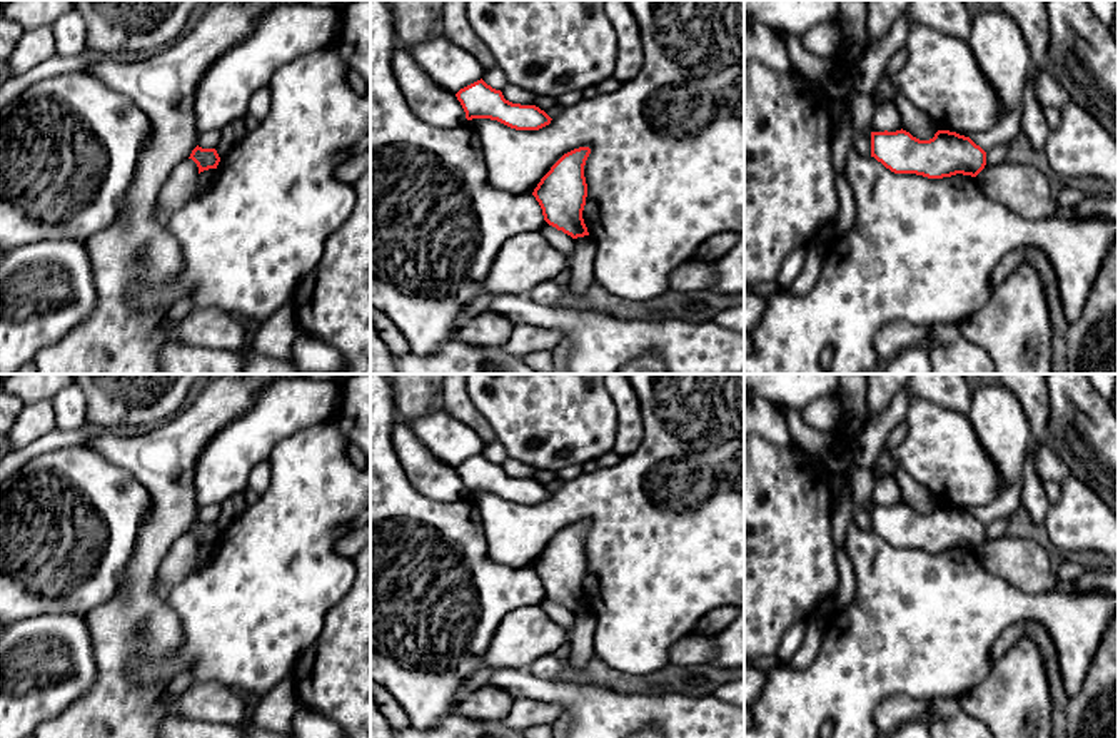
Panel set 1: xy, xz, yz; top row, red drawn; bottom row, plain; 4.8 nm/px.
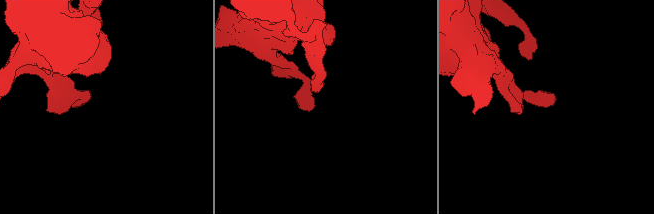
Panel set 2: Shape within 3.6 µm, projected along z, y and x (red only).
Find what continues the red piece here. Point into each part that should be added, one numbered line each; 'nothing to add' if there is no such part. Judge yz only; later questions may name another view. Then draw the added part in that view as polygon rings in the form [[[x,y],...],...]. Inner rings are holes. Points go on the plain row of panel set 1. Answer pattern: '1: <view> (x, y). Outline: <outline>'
nothing to add

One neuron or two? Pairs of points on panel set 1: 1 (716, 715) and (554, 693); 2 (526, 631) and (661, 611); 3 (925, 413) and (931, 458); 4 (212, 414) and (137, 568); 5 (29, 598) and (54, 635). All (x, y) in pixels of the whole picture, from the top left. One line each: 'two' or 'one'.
1: one
2: two
3: one
4: one
5: two

